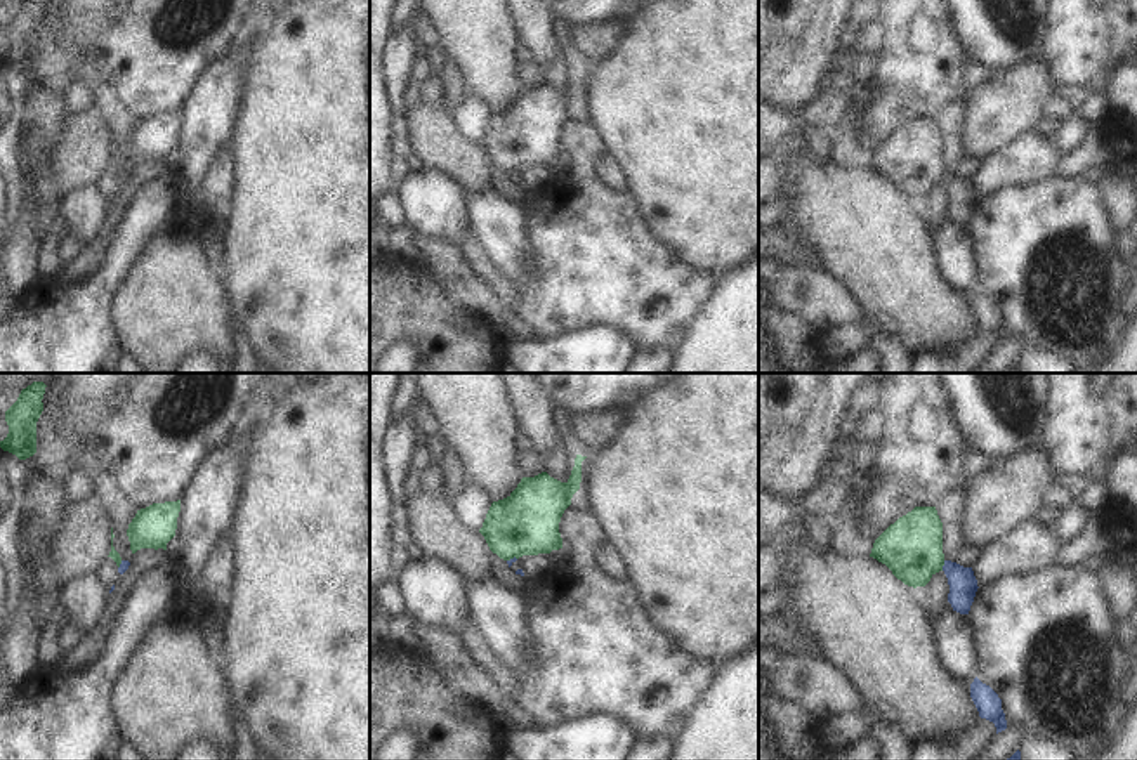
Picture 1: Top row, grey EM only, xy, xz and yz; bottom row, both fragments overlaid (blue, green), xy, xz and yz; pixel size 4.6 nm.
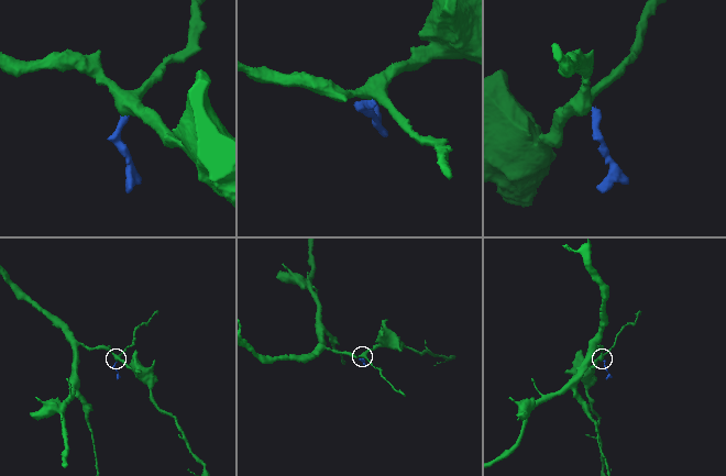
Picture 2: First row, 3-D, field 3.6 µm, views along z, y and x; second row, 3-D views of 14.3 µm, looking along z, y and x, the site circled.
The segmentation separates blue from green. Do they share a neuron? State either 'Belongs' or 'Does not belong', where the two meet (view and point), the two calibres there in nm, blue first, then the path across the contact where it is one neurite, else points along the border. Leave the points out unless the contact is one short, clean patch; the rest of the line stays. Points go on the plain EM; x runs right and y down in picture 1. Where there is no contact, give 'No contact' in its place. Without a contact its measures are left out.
Does not belong. Touches blue at yz (943, 177). Thickness 130 nm (blue) against 280 nm. Boundary: yz (945, 172), (941, 181).

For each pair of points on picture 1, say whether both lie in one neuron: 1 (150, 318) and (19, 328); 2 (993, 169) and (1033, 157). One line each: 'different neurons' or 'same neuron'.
1: different neurons
2: same neuron

